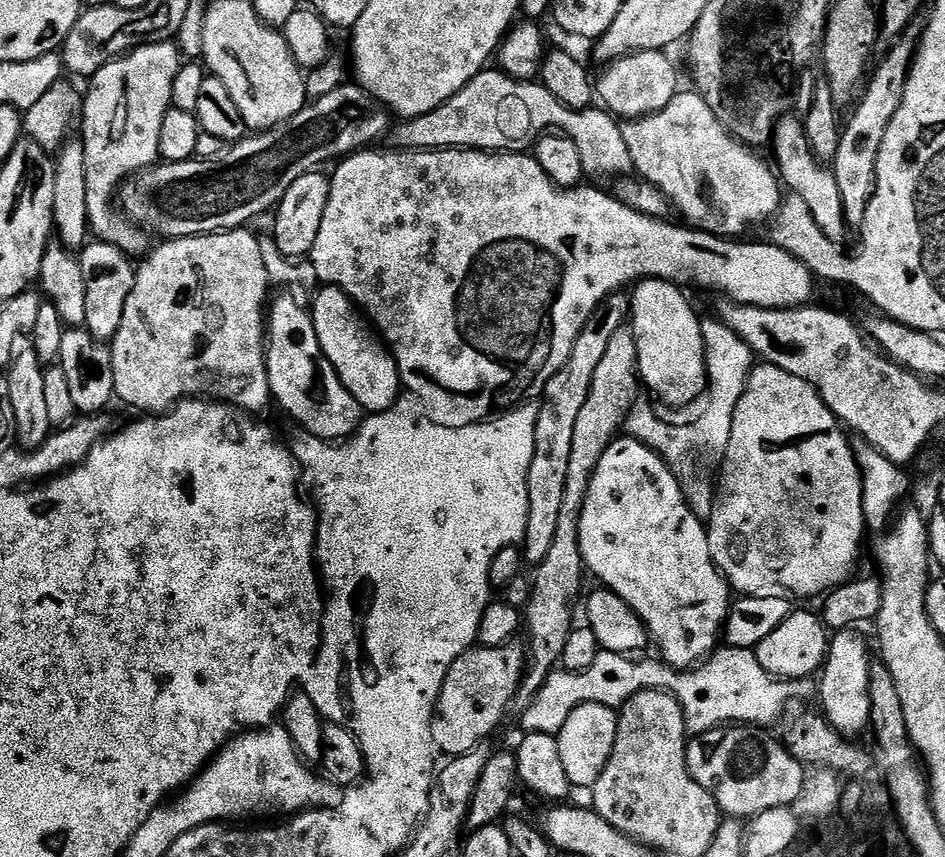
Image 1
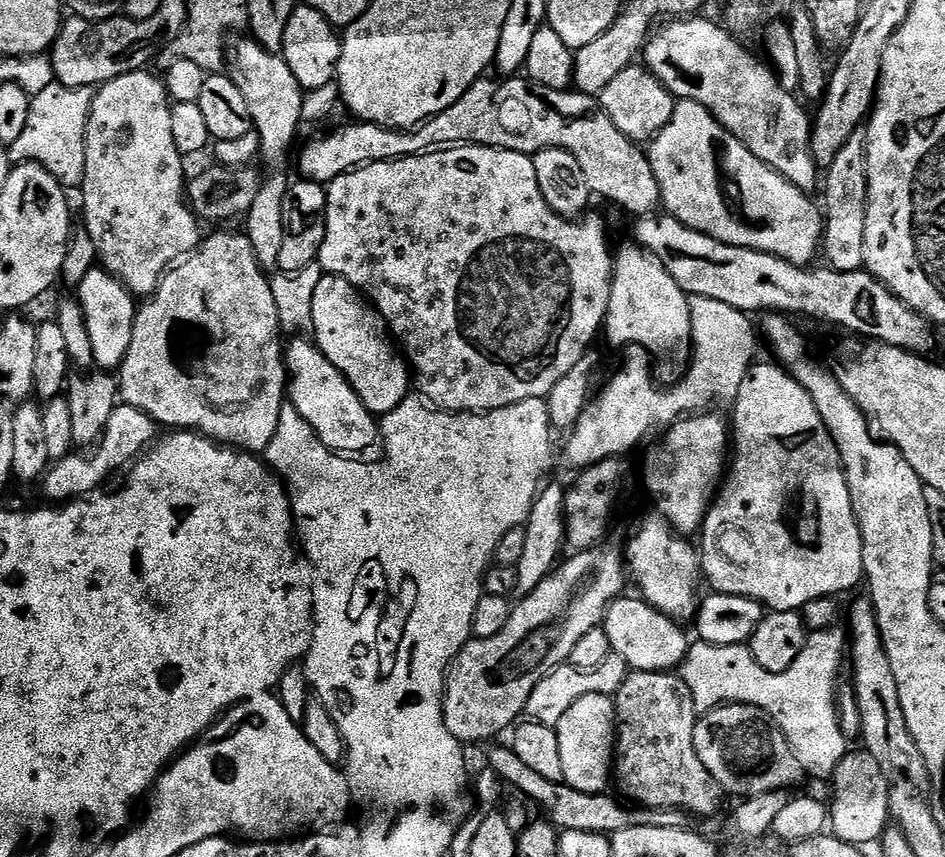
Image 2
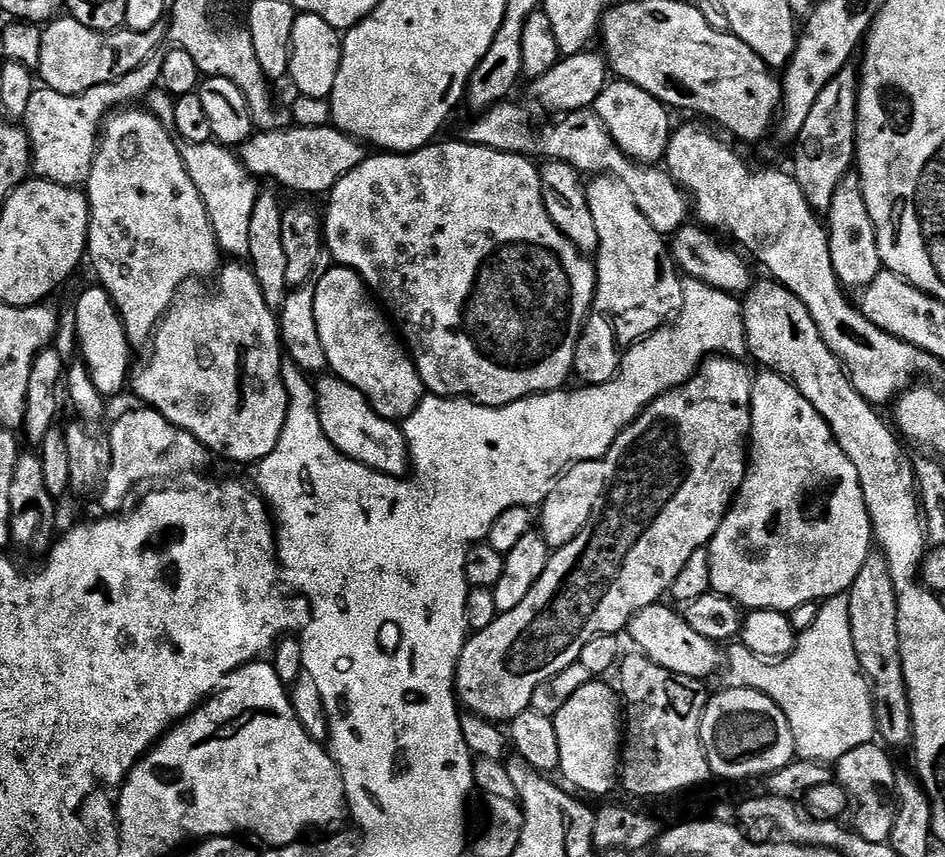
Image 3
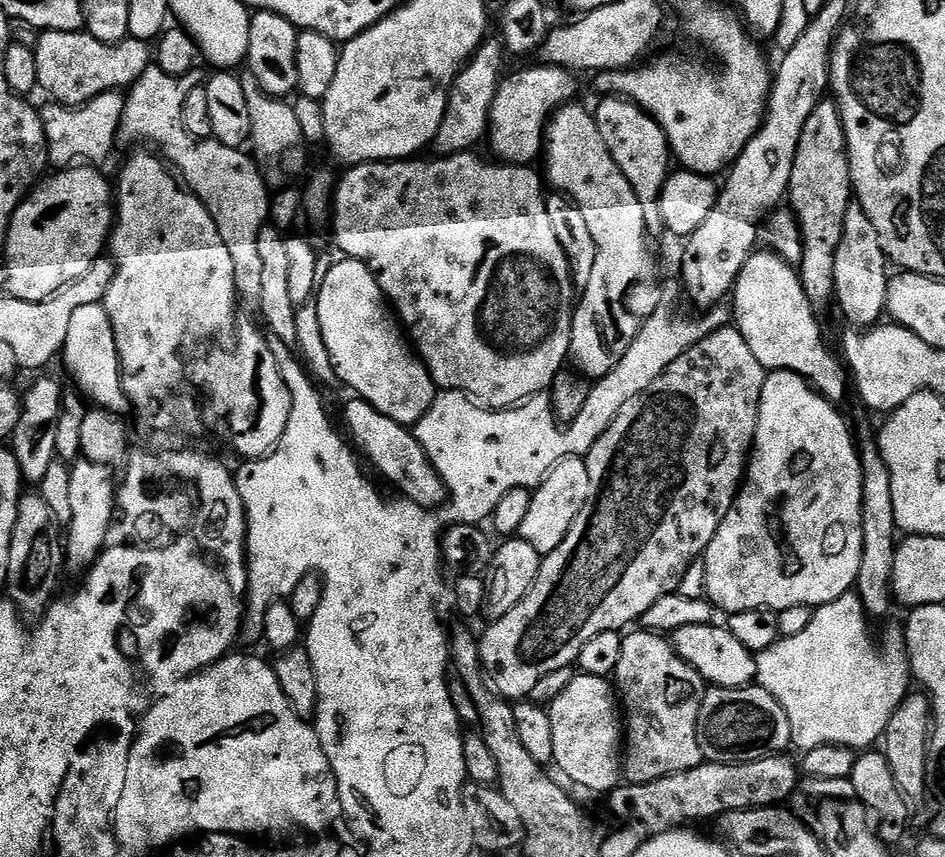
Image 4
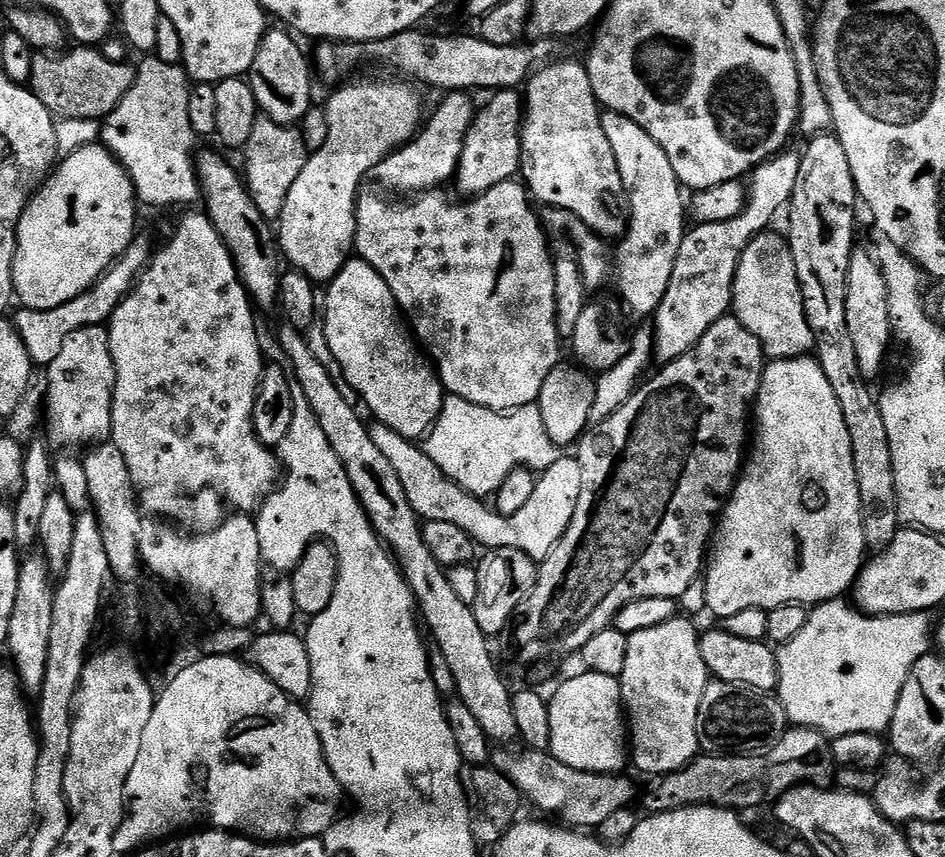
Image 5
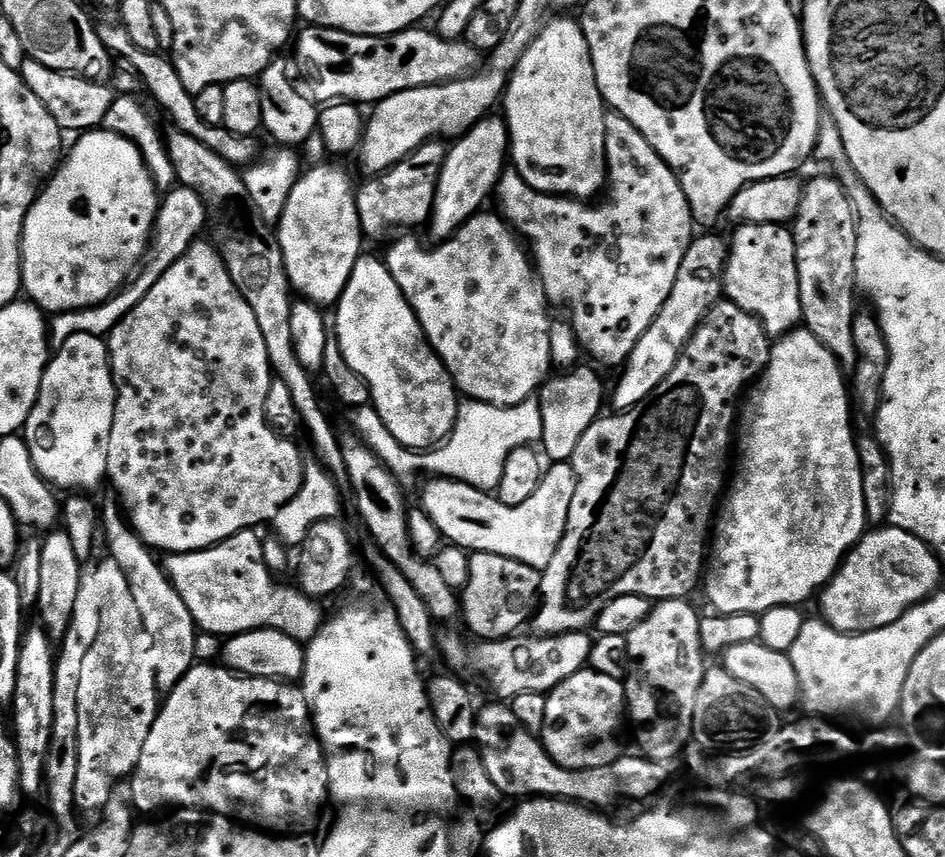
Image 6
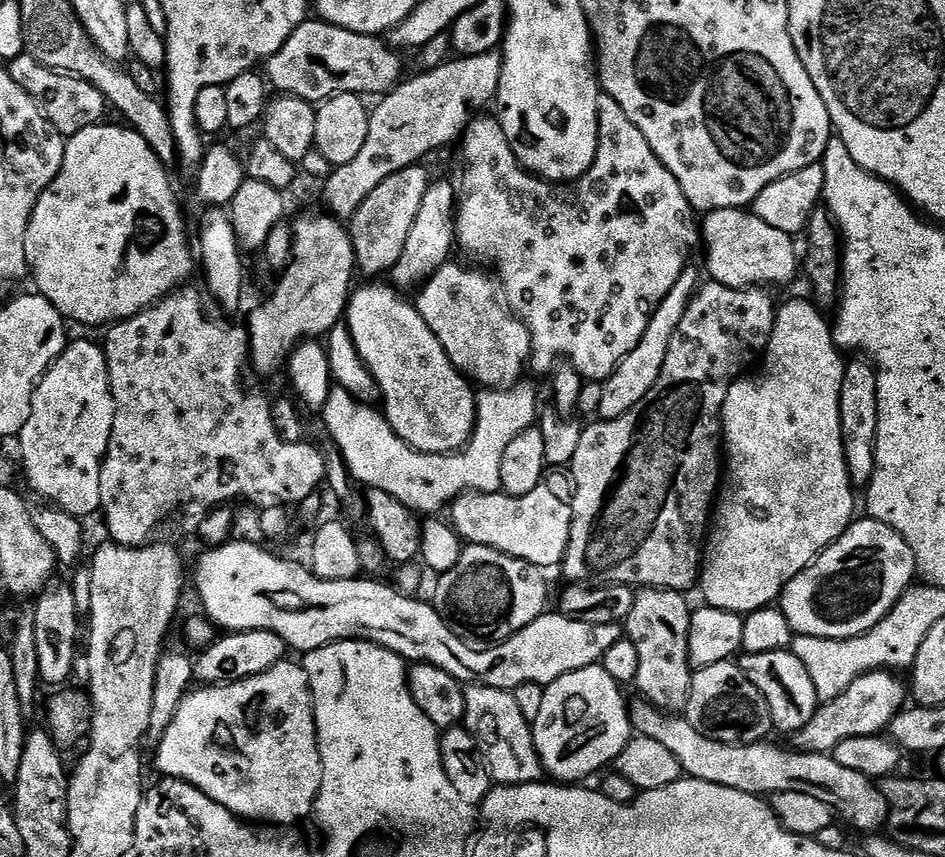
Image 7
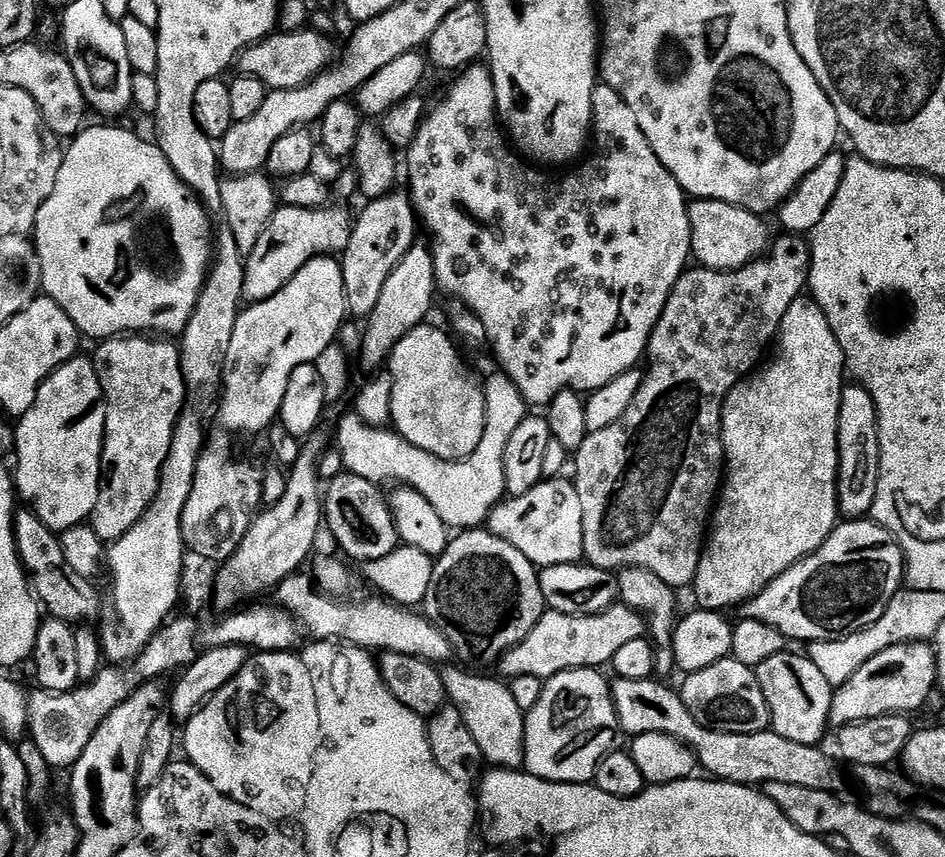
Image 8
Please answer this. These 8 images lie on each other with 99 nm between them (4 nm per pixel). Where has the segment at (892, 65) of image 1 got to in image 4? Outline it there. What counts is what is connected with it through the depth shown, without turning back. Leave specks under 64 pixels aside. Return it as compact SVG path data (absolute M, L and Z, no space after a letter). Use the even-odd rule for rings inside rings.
M850 206L846 210L846 222L842 226L842 242L838 242L838 250L834 258L834 293L835 303L840 303L840 312L849 320L851 327L856 330L867 330L879 323L885 315L888 306L888 281L890 279L890 261L884 255L878 242L878 230L874 230L874 222L859 206Z

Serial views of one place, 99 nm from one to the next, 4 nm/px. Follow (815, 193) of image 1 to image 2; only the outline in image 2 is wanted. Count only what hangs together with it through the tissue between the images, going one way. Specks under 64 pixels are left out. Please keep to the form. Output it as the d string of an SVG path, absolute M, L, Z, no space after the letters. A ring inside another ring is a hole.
M676 18L657 27L654 34L649 36L642 53L643 63L648 71L658 78L658 82L662 82L662 86L666 86L666 90L677 101L689 100L701 104L727 132L734 134L734 138L742 142L742 146L746 146L746 150L750 150L750 154L754 154L754 158L766 162L766 166L798 186L798 190L815 193L815 188L817 191L821 183L822 172L814 162L812 120L809 113L808 116L804 113L805 105L793 93L782 90L780 77L775 71L763 59L760 61L758 57L751 56L740 45L743 43L727 28L717 21L716 25L712 20L700 19Z

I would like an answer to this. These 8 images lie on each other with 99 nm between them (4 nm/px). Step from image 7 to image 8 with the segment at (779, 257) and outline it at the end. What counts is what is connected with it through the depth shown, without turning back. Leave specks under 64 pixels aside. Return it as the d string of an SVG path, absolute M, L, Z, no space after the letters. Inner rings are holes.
M693 199L688 206L692 231L692 256L701 268L734 272L763 256L770 247L770 235L763 215L721 200Z

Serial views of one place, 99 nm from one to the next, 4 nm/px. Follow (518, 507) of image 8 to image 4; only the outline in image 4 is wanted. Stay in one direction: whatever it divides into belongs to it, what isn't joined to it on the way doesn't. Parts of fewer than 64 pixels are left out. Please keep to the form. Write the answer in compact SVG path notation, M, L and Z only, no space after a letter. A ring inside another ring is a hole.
M352 398L352 401L345 406L344 428L343 431L354 445L355 451L365 461L368 459L400 491L397 493L403 499L413 500L423 508L437 509L445 503L445 486L429 462L428 455L422 450L415 431L394 422L394 418L386 418L386 414L374 410L374 406L359 398ZM568 456L551 468L540 487L532 492L530 510L522 521L519 539L530 542L541 554L553 552L564 541L572 523L578 518L590 494L588 465L579 456Z

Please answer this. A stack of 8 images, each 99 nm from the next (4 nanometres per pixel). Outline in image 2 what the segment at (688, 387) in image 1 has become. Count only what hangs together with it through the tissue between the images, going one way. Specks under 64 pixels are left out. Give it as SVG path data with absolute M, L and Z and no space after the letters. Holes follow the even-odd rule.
M639 243L624 244L614 252L612 265L612 289L608 313L602 329L603 339L608 339L617 350L629 346L645 348L649 357L669 360L677 364L680 370L687 369L692 355L692 305L687 292L681 290L678 282L666 270L666 266L648 249L640 247Z

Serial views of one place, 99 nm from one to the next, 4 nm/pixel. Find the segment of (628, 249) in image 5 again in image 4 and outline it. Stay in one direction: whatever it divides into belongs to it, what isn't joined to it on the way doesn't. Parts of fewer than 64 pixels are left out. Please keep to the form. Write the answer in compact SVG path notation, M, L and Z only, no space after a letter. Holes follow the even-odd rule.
M604 98L597 108L594 108L596 125L602 134L602 142L612 151L614 162L626 174L630 186L638 194L638 198L644 207L644 221L649 233L656 234L664 228L660 217L660 191L664 189L670 175L670 149L668 139L654 122L650 114L646 114L637 104L623 98Z

